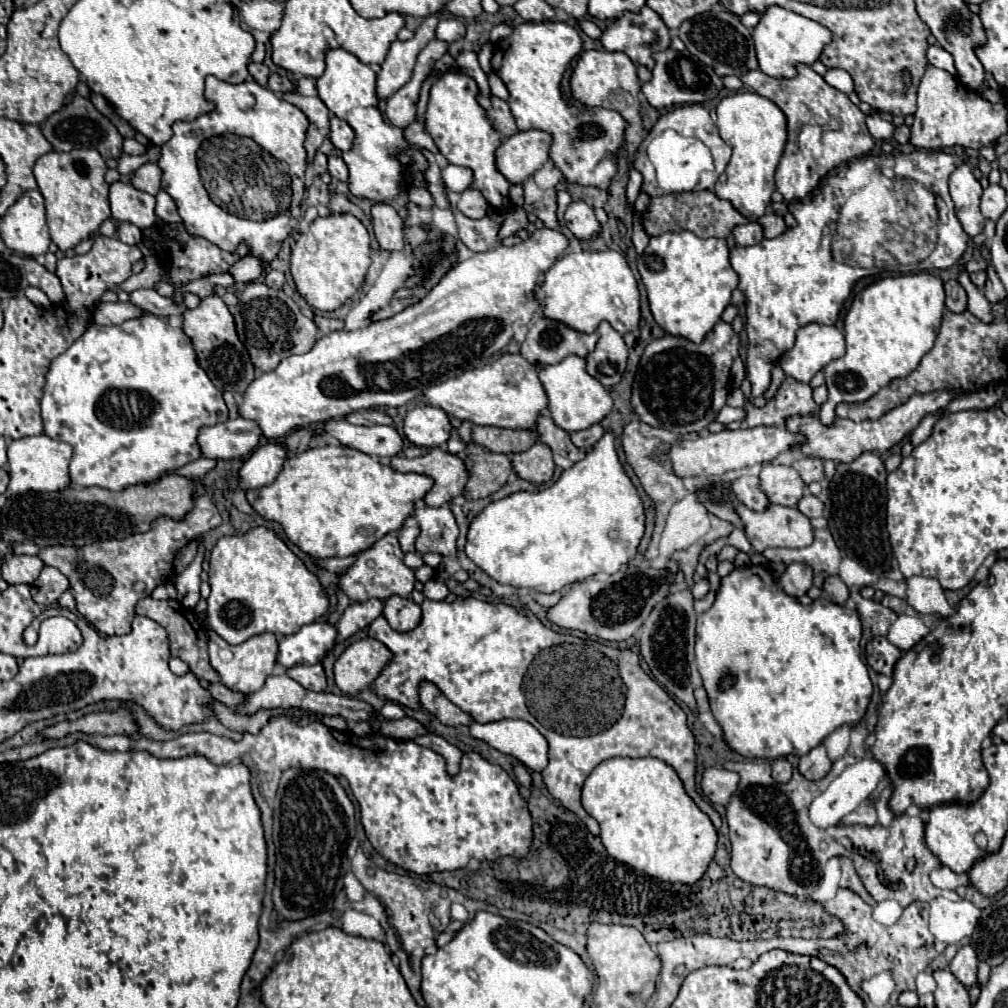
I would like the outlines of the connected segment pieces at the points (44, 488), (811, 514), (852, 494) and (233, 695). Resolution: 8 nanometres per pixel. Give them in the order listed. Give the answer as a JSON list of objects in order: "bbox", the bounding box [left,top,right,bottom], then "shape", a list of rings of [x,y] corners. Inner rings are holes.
[{"bbox":[6,436,72,496],"shape":[[[30,436],[8,442],[8,472],[10,484],[6,496],[22,492],[58,492],[70,488],[68,464],[72,458],[72,446],[66,442],[52,440],[50,436]]]},{"bbox":[798,492,824,518],"shape":[[[806,492],[806,496],[798,502],[798,510],[800,510],[802,514],[806,514],[808,518],[818,518],[818,516],[822,516],[824,504],[822,504],[814,494],[808,494],[808,492]]]},{"bbox":[828,452,892,576],"shape":[[[864,452],[850,464],[838,464],[836,466],[836,476],[830,482],[828,490],[830,490],[830,502],[832,502],[830,532],[834,536],[836,546],[848,558],[866,566],[870,572],[874,572],[878,576],[886,574],[892,568],[892,548],[890,548],[888,532],[886,532],[886,470],[884,470],[882,458],[878,454]]]},{"bbox":[210,682,246,708],"shape":[[[220,682],[210,686],[210,694],[214,696],[214,700],[218,700],[218,702],[230,706],[230,708],[238,706],[238,702],[242,702],[242,698],[246,698],[246,694],[242,694],[242,692],[234,692],[234,690],[226,688],[226,686],[220,684]]]}]

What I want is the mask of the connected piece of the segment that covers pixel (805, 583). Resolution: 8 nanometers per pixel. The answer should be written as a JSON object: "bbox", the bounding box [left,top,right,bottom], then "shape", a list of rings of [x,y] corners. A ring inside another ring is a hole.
{"bbox":[780,564,812,596],"shape":[[[788,564],[780,576],[780,586],[788,596],[802,596],[812,586],[812,570],[806,564]]]}

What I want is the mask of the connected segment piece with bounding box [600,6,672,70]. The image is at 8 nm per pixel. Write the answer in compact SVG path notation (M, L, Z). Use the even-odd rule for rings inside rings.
M644 6L638 14L626 12L620 20L616 20L610 28L606 28L606 32L602 34L600 40L602 40L602 44L604 44L606 50L610 50L610 52L624 52L624 54L628 54L628 58L636 66L646 66L648 70L654 68L654 62L656 62L654 60L654 54L668 50L670 48L670 42L672 42L668 26L648 6Z

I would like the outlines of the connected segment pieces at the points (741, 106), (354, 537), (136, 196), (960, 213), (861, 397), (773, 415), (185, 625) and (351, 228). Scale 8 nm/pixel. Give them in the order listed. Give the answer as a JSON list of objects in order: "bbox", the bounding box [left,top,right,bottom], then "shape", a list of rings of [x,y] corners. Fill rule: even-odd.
[{"bbox":[714,92,786,222],"shape":[[[738,92],[726,96],[716,106],[716,126],[722,140],[732,148],[732,158],[726,170],[718,176],[714,194],[728,200],[750,222],[766,214],[774,192],[774,172],[786,144],[786,116],[768,98],[756,92]]]},{"bbox":[248,446,434,558],"shape":[[[316,446],[298,456],[290,456],[284,462],[282,472],[270,486],[258,490],[248,490],[250,506],[266,520],[276,520],[282,524],[286,536],[312,558],[332,558],[332,556],[350,556],[368,550],[378,538],[388,532],[398,532],[406,518],[414,510],[414,502],[424,498],[432,488],[434,480],[424,474],[398,472],[392,466],[382,464],[380,460],[362,454],[360,450],[350,450],[348,446]]]},{"bbox":[110,182,156,226],"shape":[[[114,182],[110,184],[110,206],[112,218],[116,222],[132,222],[136,226],[154,222],[154,204],[156,198],[148,192],[138,190],[130,182]]]},{"bbox":[948,164,984,236],"shape":[[[968,164],[958,166],[948,180],[950,186],[950,196],[956,206],[956,216],[966,230],[968,236],[976,236],[984,228],[984,216],[978,208],[980,196],[982,196],[982,186],[974,178],[972,168]]]},{"bbox":[822,272,944,422],"shape":[[[930,272],[880,278],[862,288],[846,316],[846,354],[824,366],[828,402],[822,406],[822,420],[830,422],[840,402],[864,402],[894,378],[906,378],[934,346],[944,312],[942,280]]]},{"bbox":[744,378,818,426],"shape":[[[784,378],[774,398],[770,398],[762,408],[746,402],[744,422],[754,426],[780,426],[786,416],[818,414],[817,405],[812,396],[813,389],[809,384]]]},{"bbox":[136,596,220,682],"shape":[[[150,596],[138,600],[136,606],[136,614],[152,618],[154,622],[158,622],[170,636],[170,650],[172,656],[178,656],[180,660],[184,660],[190,666],[190,672],[196,678],[202,678],[206,682],[218,682],[220,676],[218,672],[210,666],[210,662],[206,660],[206,644],[208,644],[208,634],[204,624],[196,618],[196,614],[192,610],[186,610],[178,600],[154,600]]]},{"bbox":[290,214,370,312],"shape":[[[330,214],[310,224],[316,242],[296,242],[290,256],[290,270],[300,296],[316,310],[330,312],[354,296],[370,266],[370,236],[364,224],[352,214]]]}]

